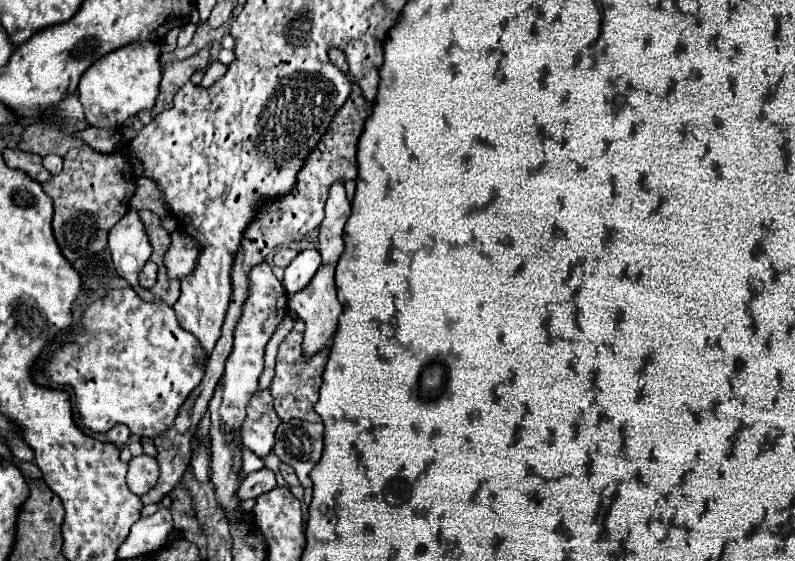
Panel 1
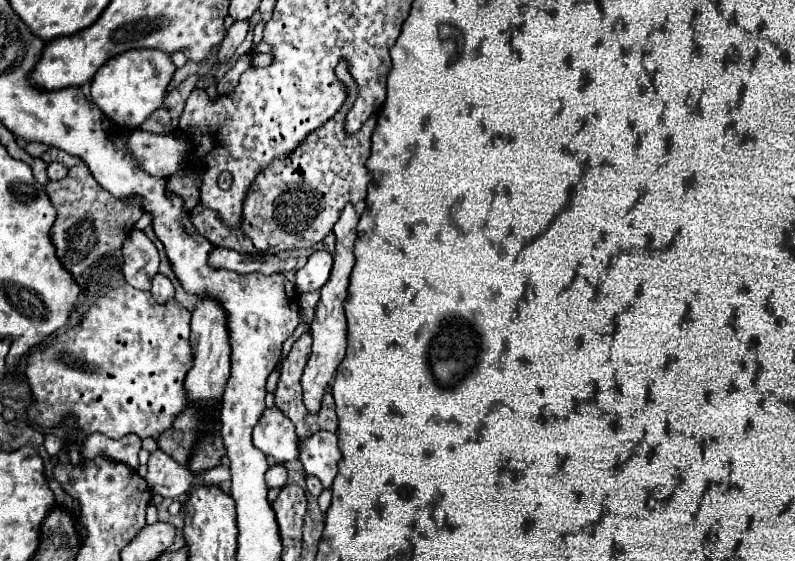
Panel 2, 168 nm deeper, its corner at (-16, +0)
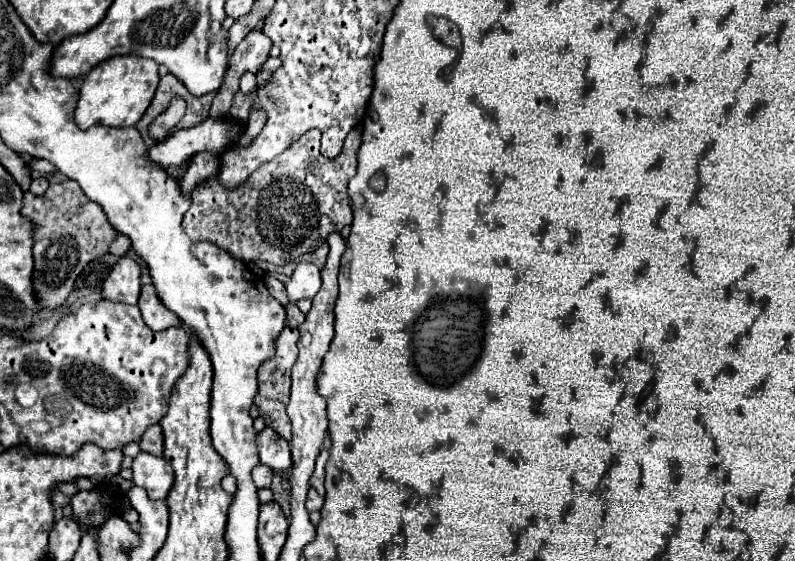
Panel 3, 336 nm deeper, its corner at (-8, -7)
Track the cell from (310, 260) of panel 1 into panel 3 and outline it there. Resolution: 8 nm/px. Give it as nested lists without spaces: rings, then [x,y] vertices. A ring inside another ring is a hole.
[[[298,263],[286,291],[294,303],[300,299],[312,299],[320,291],[320,269],[312,263]]]

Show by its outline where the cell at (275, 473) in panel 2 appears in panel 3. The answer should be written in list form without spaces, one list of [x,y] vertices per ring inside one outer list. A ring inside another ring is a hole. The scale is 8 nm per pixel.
[[[258,463],[258,465],[252,469],[252,479],[254,479],[254,485],[256,485],[256,487],[270,487],[272,477],[274,477],[274,471],[272,471],[270,467],[264,467],[262,463]]]

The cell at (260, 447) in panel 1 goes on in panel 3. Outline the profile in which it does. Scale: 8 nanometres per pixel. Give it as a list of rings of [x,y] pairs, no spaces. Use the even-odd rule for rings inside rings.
[[[266,427],[256,437],[256,445],[258,445],[260,463],[268,465],[272,471],[286,471],[292,467],[288,441],[282,439],[280,435],[276,435],[276,431],[272,431],[270,427]]]

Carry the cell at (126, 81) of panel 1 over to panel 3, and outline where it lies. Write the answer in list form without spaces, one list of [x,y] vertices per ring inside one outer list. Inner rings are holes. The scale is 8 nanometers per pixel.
[[[120,55],[96,65],[80,87],[80,101],[74,113],[76,125],[88,129],[92,125],[104,127],[134,127],[148,109],[158,87],[158,63],[144,57]]]

